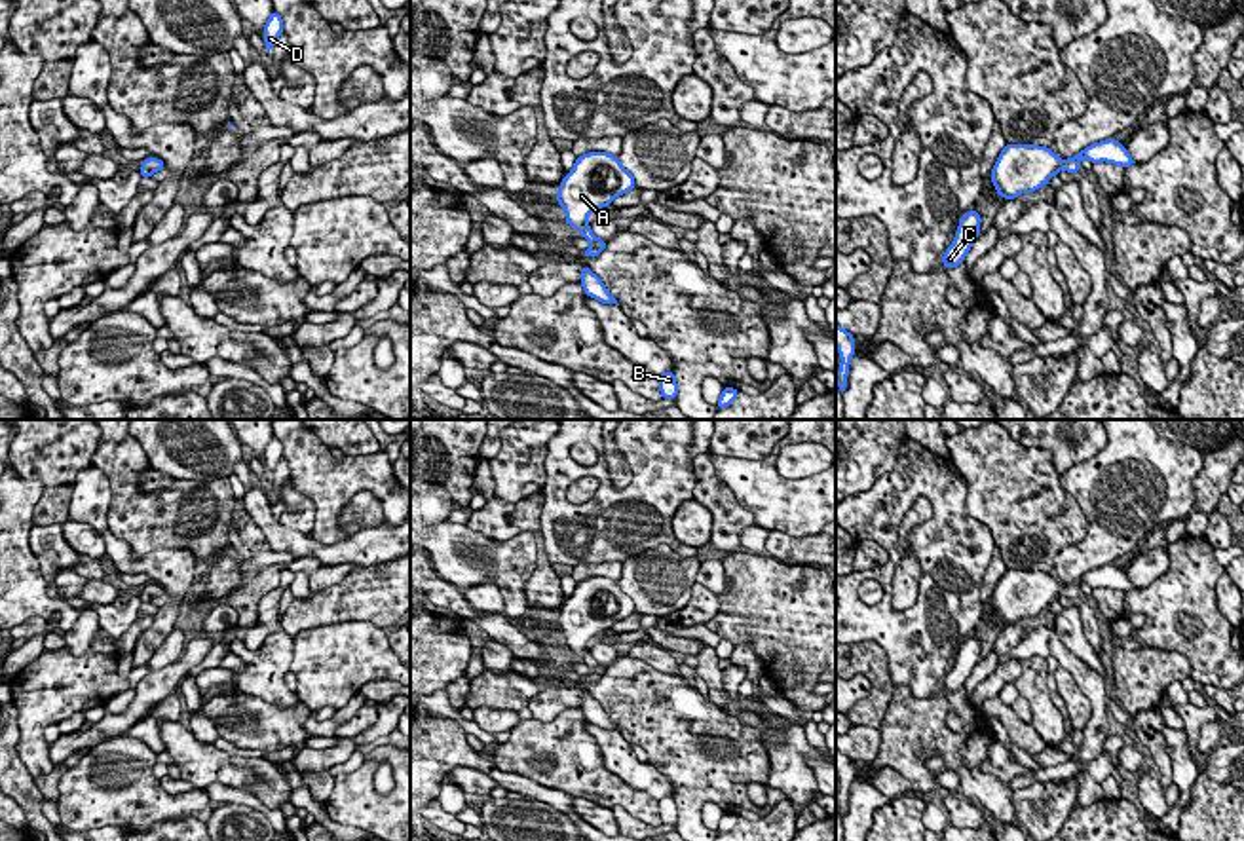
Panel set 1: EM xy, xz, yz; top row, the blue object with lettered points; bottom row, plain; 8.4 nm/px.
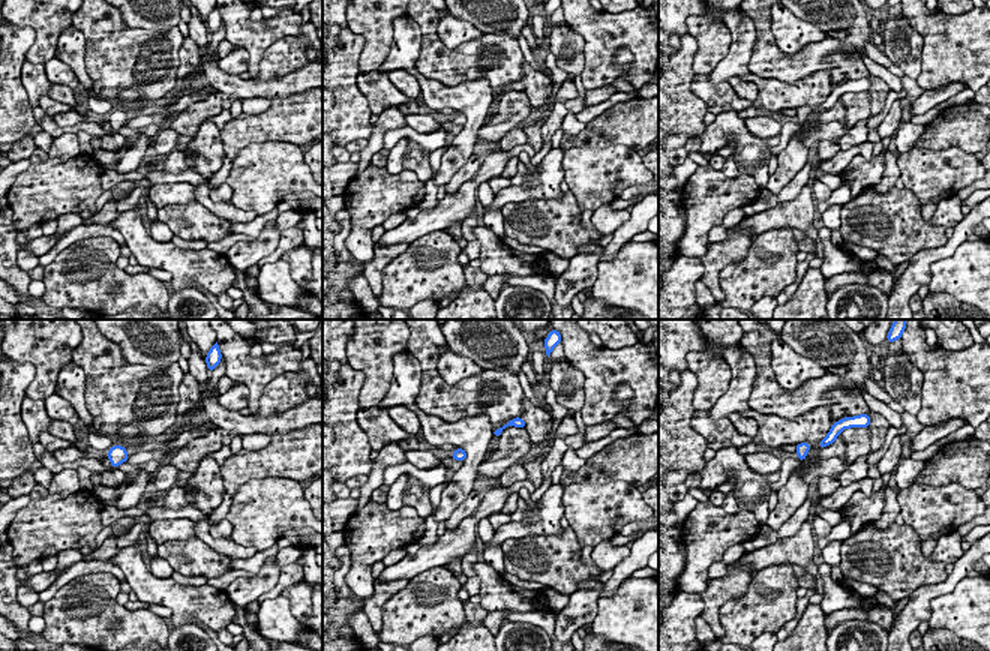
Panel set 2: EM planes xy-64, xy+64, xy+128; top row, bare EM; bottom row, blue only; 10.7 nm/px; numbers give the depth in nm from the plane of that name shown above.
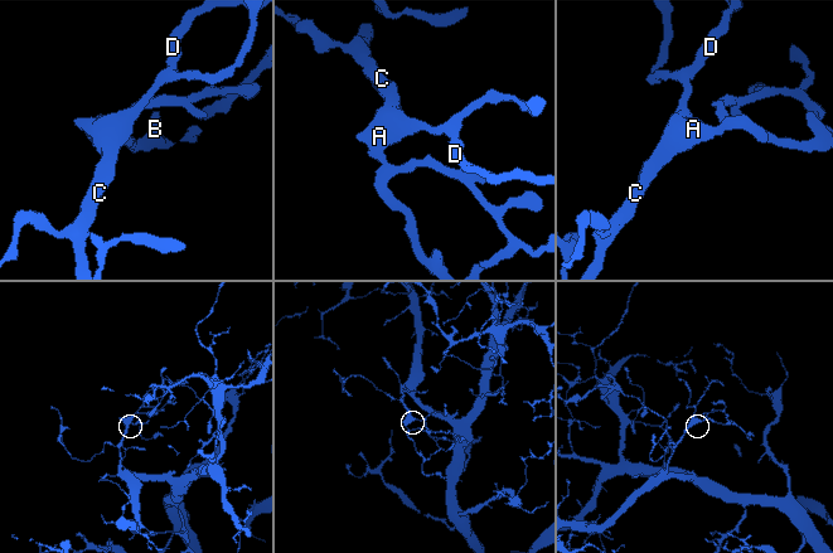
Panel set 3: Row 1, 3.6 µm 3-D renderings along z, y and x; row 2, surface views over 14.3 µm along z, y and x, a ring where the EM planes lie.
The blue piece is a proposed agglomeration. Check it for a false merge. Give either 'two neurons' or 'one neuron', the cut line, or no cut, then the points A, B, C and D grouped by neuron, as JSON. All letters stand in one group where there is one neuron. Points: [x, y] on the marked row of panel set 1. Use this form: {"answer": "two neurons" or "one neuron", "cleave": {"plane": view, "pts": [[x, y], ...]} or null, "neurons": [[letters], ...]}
{"answer": "one neuron", "cleave": null, "neurons": [["A", "B", "C", "D"]]}

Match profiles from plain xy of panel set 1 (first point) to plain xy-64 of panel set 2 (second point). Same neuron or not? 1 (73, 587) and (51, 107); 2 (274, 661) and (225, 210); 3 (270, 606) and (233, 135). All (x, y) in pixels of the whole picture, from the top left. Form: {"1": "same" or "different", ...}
{"1": "same", "2": "same", "3": "different"}

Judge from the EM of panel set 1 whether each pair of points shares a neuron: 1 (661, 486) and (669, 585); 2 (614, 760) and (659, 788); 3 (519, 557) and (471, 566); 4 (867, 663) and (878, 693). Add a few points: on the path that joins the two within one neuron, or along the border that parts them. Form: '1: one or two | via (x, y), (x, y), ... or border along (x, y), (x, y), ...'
1: two | border along (684, 555), (667, 545), (656, 545), (623, 562)
2: one | via (625, 764), (637, 775), (648, 779)
3: one | via (508, 560), (483, 560)
4: one | via (874, 671), (878, 686)

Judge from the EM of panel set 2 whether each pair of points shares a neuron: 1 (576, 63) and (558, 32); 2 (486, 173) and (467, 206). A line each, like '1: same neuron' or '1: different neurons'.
1: same neuron
2: same neuron

